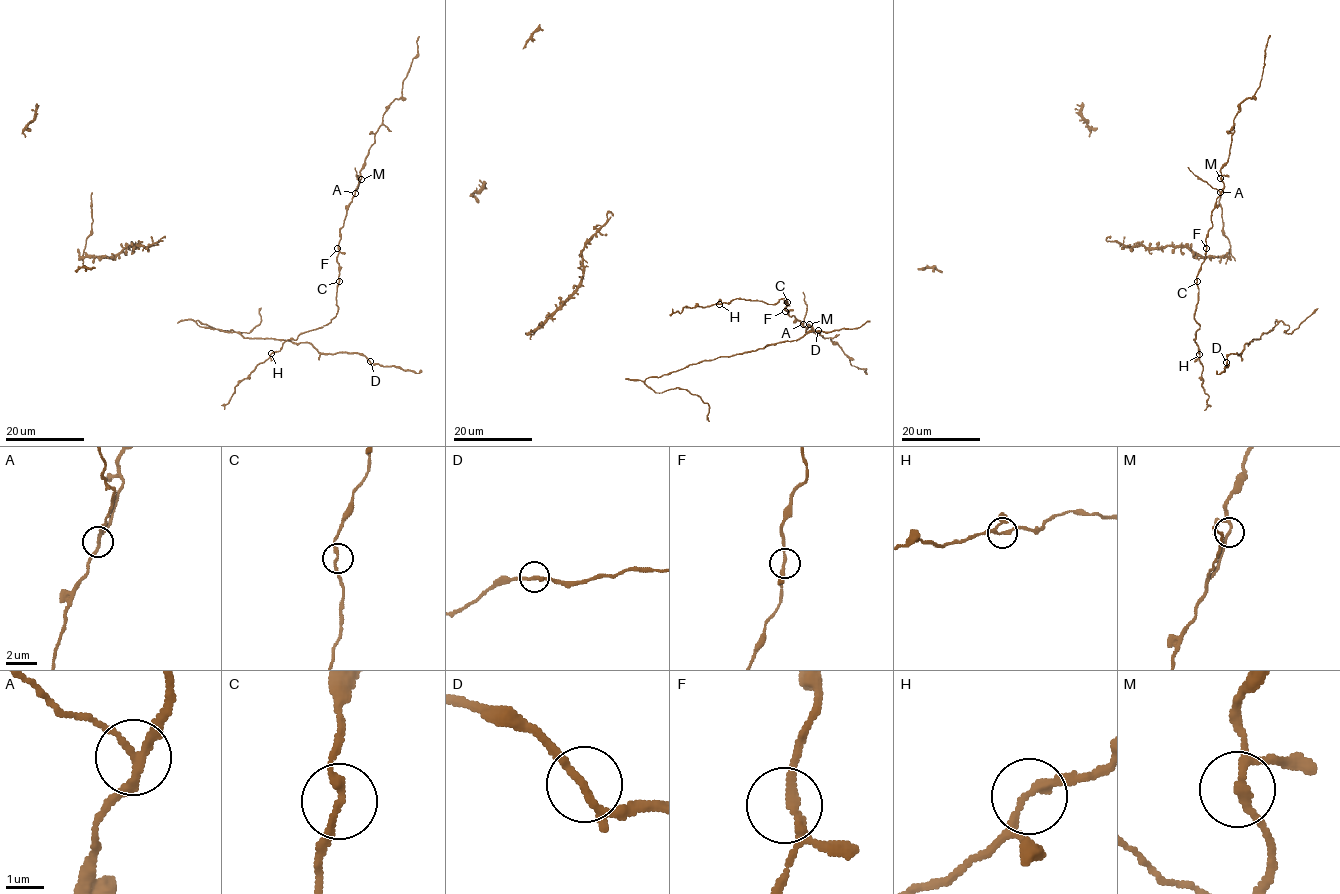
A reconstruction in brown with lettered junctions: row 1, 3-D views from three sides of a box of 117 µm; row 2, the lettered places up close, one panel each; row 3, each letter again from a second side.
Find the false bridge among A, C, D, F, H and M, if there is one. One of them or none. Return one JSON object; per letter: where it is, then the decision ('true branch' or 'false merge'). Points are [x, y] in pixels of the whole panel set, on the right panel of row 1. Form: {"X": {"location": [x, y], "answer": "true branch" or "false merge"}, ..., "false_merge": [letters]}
{"A": {"location": [1220, 192], "answer": "false merge"}, "C": {"location": [1197, 281], "answer": "true branch"}, "D": {"location": [1226, 362], "answer": "true branch"}, "F": {"location": [1206, 248], "answer": "true branch"}, "H": {"location": [1199, 354], "answer": "true branch"}, "M": {"location": [1220, 178], "answer": "true branch"}, "false_merge": ["A"]}

